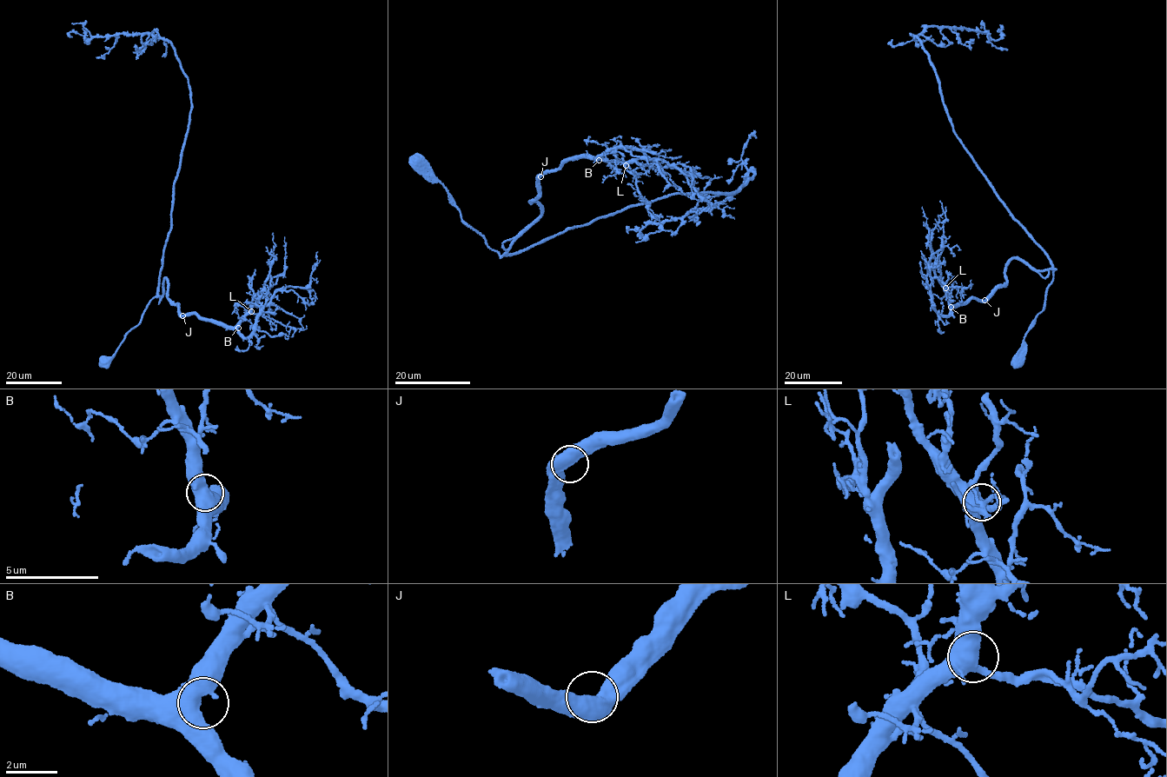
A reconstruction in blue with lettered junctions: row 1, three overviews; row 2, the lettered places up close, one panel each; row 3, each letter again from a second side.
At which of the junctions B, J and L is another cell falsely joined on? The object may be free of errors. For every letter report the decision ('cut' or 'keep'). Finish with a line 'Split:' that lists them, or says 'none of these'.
B: keep
J: keep
L: keep
Split: none of these

